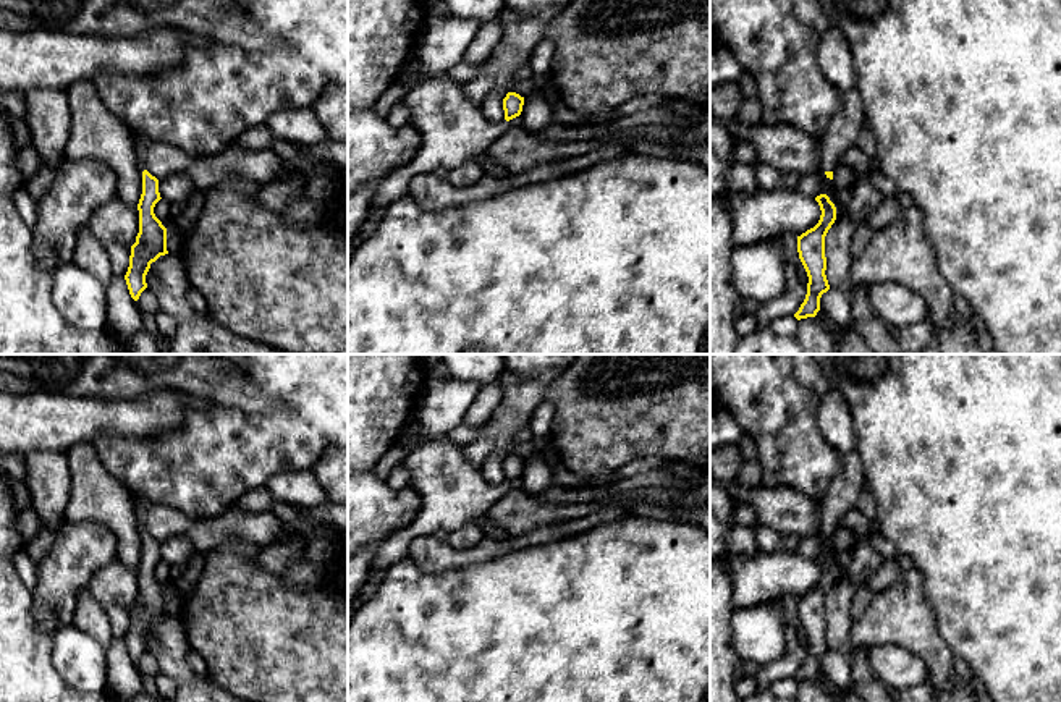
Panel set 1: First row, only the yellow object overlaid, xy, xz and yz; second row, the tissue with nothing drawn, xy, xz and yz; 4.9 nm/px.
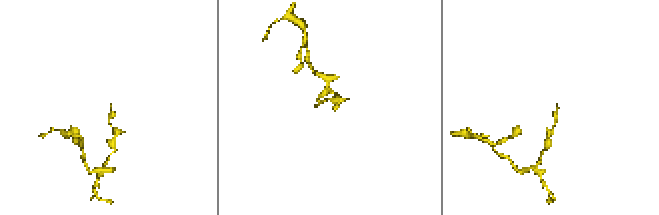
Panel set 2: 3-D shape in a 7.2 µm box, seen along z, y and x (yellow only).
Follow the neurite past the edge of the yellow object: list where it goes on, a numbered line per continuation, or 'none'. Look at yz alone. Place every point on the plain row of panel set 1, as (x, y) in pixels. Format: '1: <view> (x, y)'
1: yz (845, 489)

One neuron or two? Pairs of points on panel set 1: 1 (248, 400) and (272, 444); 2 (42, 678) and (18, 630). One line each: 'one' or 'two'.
1: two
2: one

